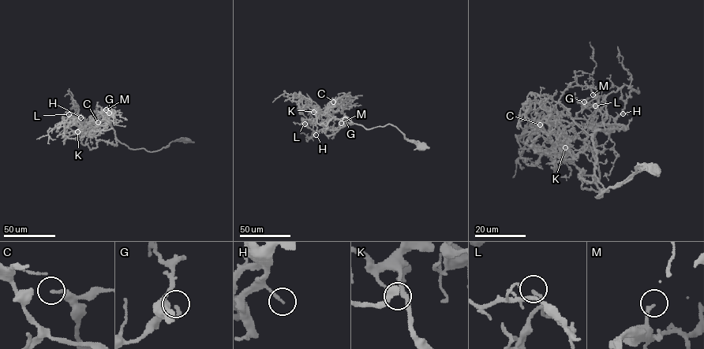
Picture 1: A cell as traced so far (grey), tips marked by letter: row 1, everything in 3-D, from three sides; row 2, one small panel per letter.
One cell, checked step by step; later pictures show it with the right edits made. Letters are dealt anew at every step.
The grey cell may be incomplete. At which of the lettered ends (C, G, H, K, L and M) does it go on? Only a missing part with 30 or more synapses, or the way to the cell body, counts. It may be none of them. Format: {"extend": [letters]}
{"extend": ["M"]}

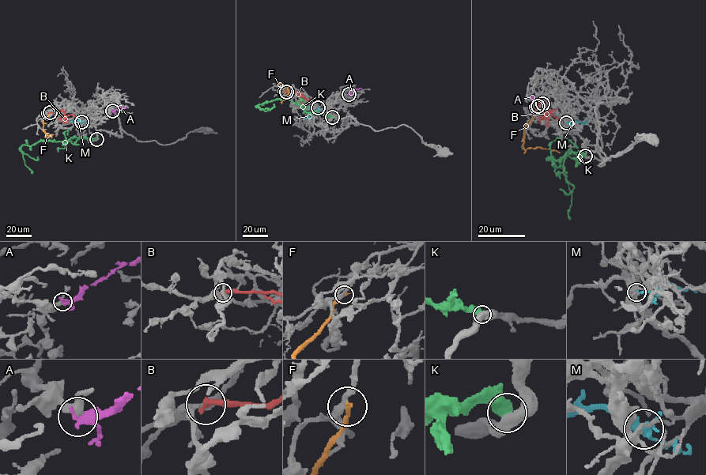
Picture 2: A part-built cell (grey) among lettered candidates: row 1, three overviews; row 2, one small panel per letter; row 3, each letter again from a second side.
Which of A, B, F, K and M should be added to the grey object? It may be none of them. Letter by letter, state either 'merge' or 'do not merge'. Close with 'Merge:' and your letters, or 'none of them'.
A: do not merge
B: do not merge
F: do not merge
K: do not merge
M: do not merge
Merge: none of them

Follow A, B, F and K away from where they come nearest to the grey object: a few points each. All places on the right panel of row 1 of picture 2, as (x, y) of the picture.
A: (541, 103), (532, 97)
B: (536, 107), (537, 103), (544, 105), (543, 112), (549, 119), (539, 117), (538, 114)
F: (537, 106), (534, 118), (524, 128), (522, 146), (524, 149), (540, 147), (560, 152)
K: (585, 156), (568, 152), (560, 160), (549, 158), (564, 171), (571, 195), (570, 219)

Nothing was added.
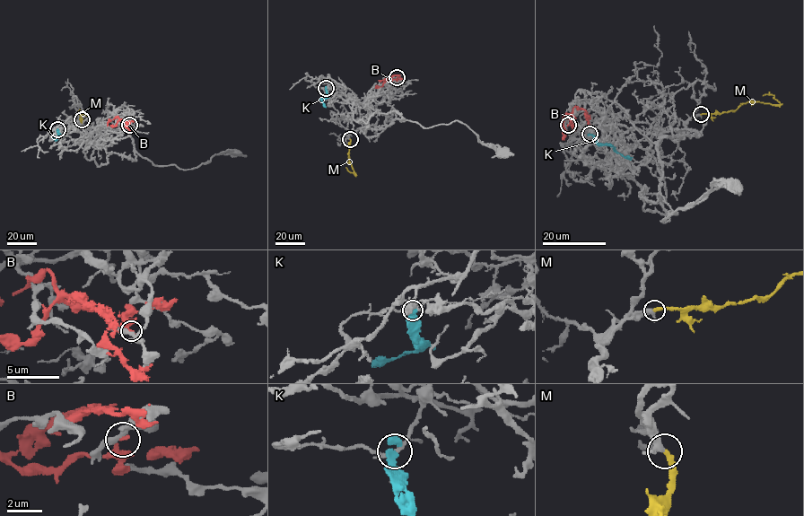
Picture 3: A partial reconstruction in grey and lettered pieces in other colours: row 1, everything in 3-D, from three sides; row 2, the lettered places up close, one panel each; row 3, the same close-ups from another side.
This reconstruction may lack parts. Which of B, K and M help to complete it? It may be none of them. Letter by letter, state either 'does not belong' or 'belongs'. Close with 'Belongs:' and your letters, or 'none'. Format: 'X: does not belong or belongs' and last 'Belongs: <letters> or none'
B: does not belong
K: does not belong
M: belongs
Belongs: M

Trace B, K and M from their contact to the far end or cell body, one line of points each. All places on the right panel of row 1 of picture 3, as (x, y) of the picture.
B: (568, 125), (576, 107), (587, 111), (589, 127)
K: (589, 134), (598, 144), (609, 144), (624, 156), (632, 157)
M: (701, 114), (735, 110), (741, 104), (753, 102), (780, 103), (773, 95), (763, 96)

